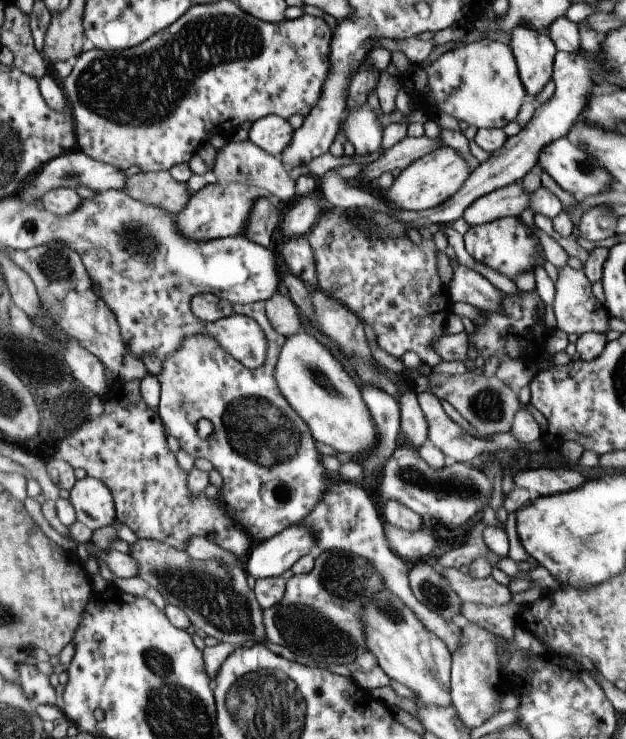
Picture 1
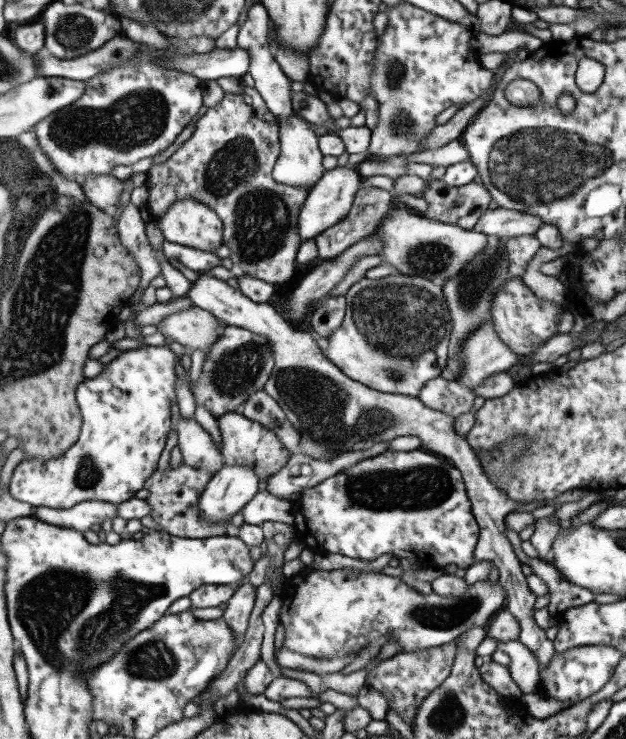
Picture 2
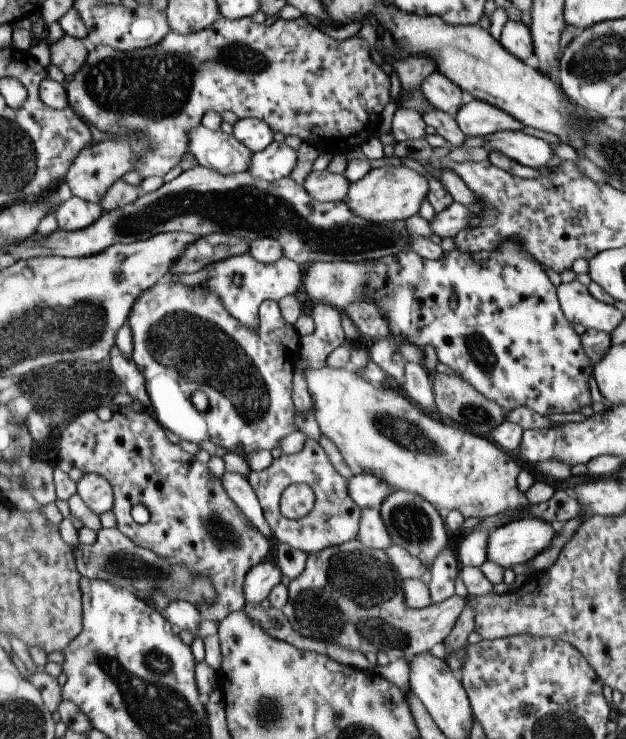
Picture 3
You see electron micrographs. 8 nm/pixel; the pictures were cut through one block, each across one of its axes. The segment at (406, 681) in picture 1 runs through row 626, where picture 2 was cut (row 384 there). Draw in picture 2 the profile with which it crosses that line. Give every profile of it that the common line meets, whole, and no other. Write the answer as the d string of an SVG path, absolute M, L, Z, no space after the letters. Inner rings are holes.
M398 272L379 279L369 279L365 276L349 288L345 299L347 307L341 327L321 341L321 345L326 346L323 353L328 360L338 366L346 376L372 390L410 397L418 397L418 392L429 380L440 376L447 366L447 354L450 354L450 350L457 343L443 285Z

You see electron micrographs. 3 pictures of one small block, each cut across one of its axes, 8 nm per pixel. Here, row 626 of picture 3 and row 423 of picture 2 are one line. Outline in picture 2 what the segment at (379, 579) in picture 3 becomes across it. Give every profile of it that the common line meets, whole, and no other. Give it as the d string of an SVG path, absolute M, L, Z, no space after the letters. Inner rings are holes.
M208 271L200 273L193 281L187 296L196 307L211 312L225 326L242 327L269 338L269 352L272 352L275 358L275 365L263 390L276 400L288 422L300 433L301 454L314 460L332 460L346 452L352 452L351 446L360 441L384 443L398 436L416 436L422 441L423 449L450 460L462 474L471 502L471 511L479 527L473 564L490 560L498 567L498 583L504 592L503 606L517 618L521 626L518 641L531 648L538 659L539 670L544 670L555 653L553 641L546 637L546 631L534 621L537 596L527 585L527 576L522 573L522 563L514 552L513 544L504 536L506 516L518 506L529 502L508 498L506 492L490 481L478 461L477 453L468 444L465 436L456 434L455 420L444 412L425 406L416 397L379 392L352 380L328 360L323 353L321 341L308 328L293 328L274 307L268 303L250 300L240 289L233 288L225 280L210 275Z

